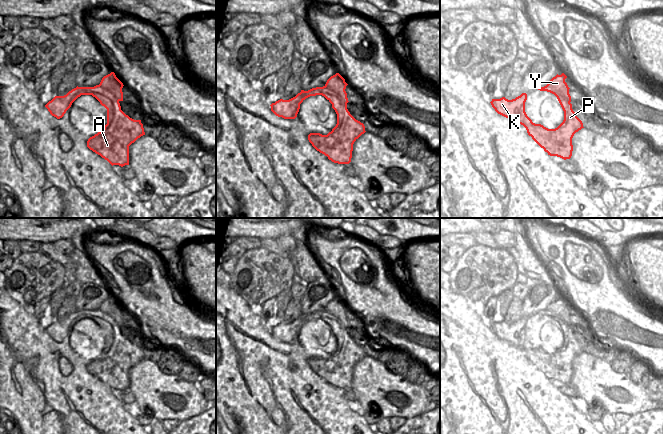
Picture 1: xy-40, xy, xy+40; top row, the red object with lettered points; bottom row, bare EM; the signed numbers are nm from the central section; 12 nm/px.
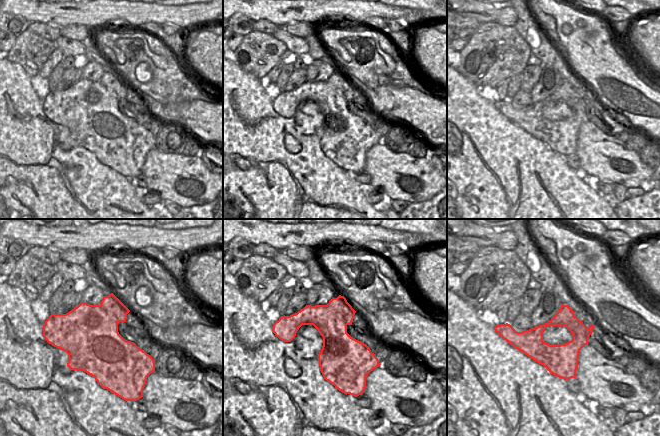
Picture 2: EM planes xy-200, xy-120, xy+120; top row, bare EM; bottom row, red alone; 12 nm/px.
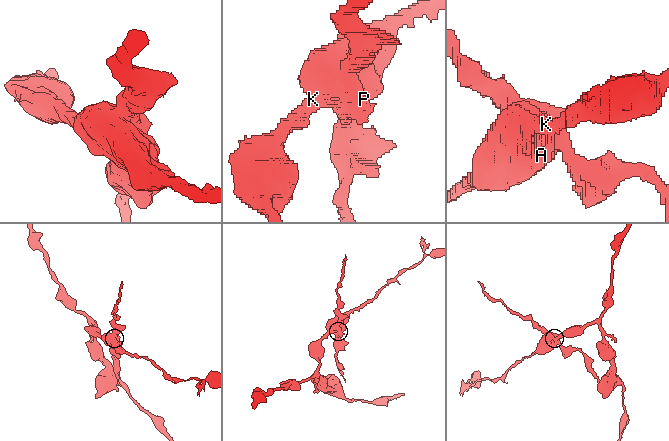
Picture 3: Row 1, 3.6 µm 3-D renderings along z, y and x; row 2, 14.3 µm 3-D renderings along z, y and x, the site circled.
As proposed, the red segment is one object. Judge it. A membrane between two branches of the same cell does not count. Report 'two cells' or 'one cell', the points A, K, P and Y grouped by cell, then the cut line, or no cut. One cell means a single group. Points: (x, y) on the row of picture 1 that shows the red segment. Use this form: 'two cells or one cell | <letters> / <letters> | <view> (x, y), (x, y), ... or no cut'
two cells | A K P / Y | xy+40 (546, 85), (556, 88), (569, 102)

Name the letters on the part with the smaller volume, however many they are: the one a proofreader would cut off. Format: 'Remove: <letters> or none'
Remove: Y

